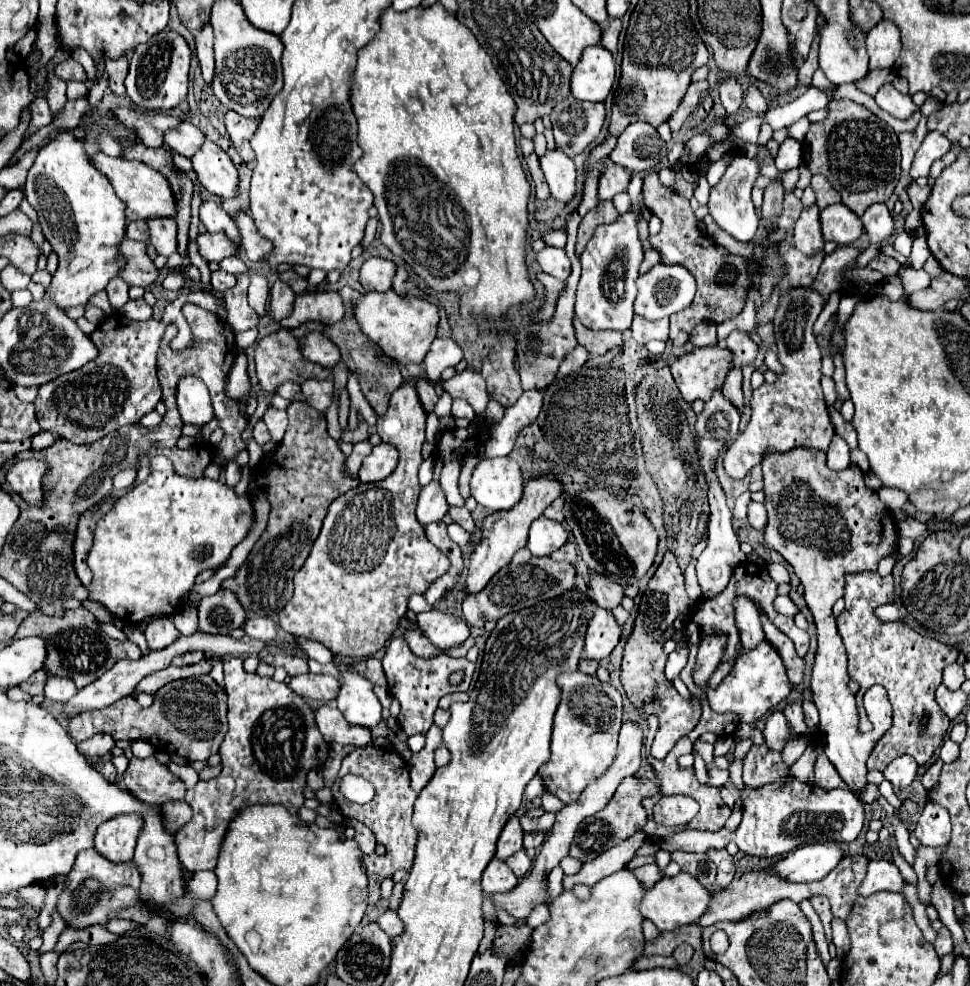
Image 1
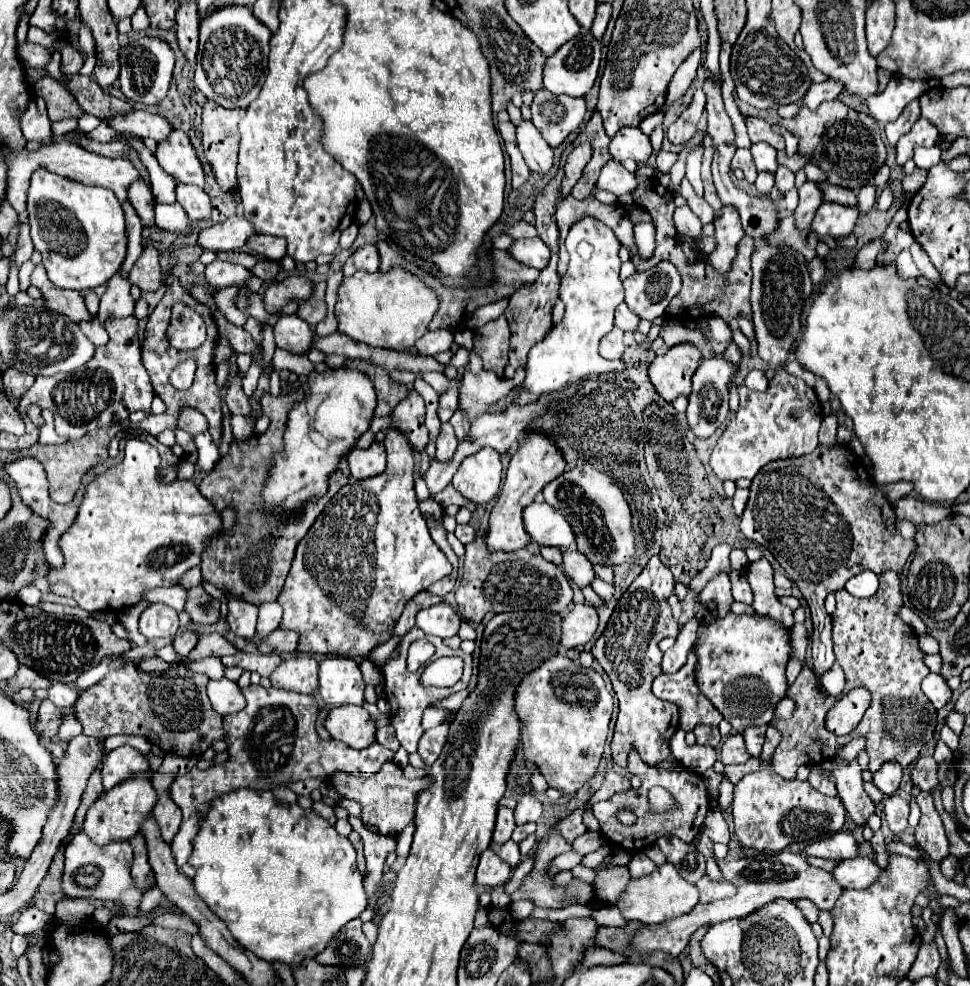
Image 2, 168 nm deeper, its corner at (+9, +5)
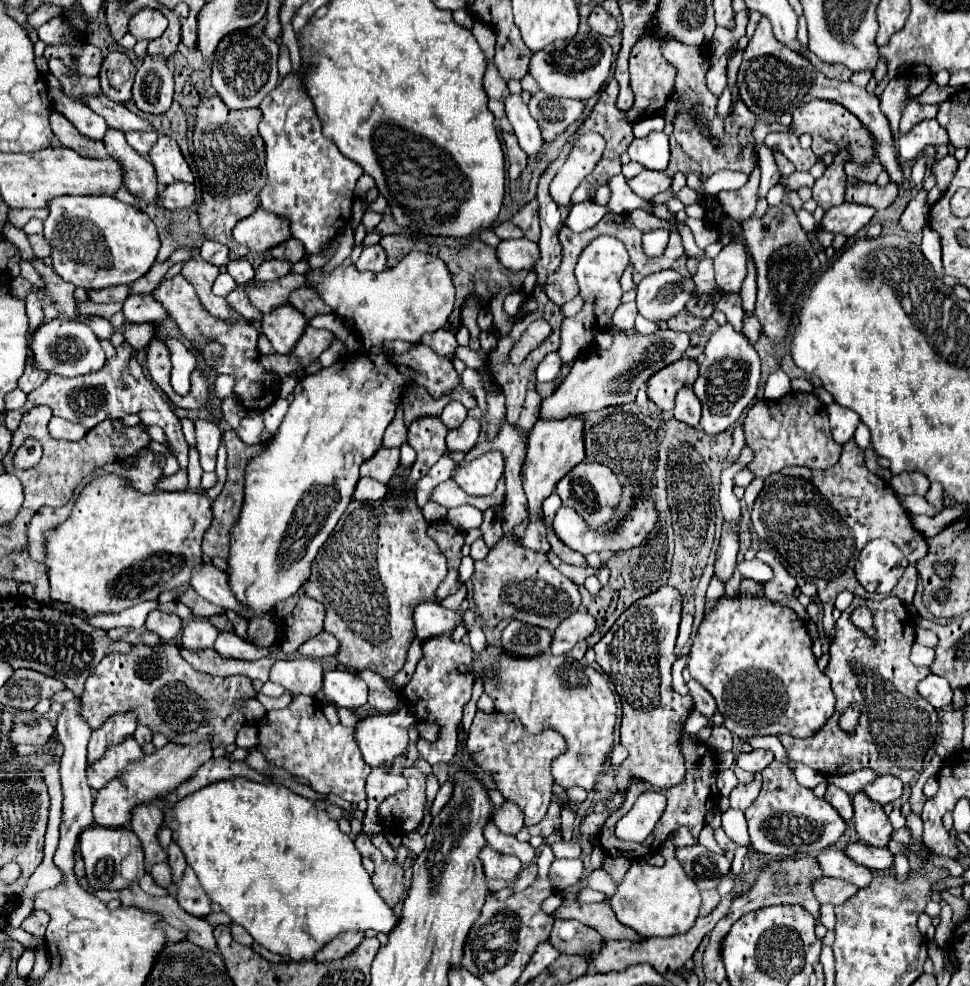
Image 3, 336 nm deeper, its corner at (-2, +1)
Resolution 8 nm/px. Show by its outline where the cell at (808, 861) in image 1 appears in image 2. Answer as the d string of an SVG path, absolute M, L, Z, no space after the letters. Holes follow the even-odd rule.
M835 832L821 842L815 842L805 848L805 856L819 856L829 860L847 860L859 856L859 844L851 832Z

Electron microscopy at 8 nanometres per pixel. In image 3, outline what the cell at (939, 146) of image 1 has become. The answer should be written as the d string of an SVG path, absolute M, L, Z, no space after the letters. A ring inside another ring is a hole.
M924 120L920 124L916 124L908 134L900 136L898 140L898 150L900 150L900 158L904 162L912 162L916 160L926 144L950 144L948 140L948 132L944 132L944 128L940 128L940 124L936 120Z

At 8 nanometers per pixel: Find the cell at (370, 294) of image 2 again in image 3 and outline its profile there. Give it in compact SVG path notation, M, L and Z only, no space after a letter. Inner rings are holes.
M410 252L398 266L380 274L338 266L328 276L314 270L306 278L308 286L316 286L320 298L360 336L368 354L380 354L388 340L418 344L424 334L440 330L454 308L454 284L446 264L424 252Z

